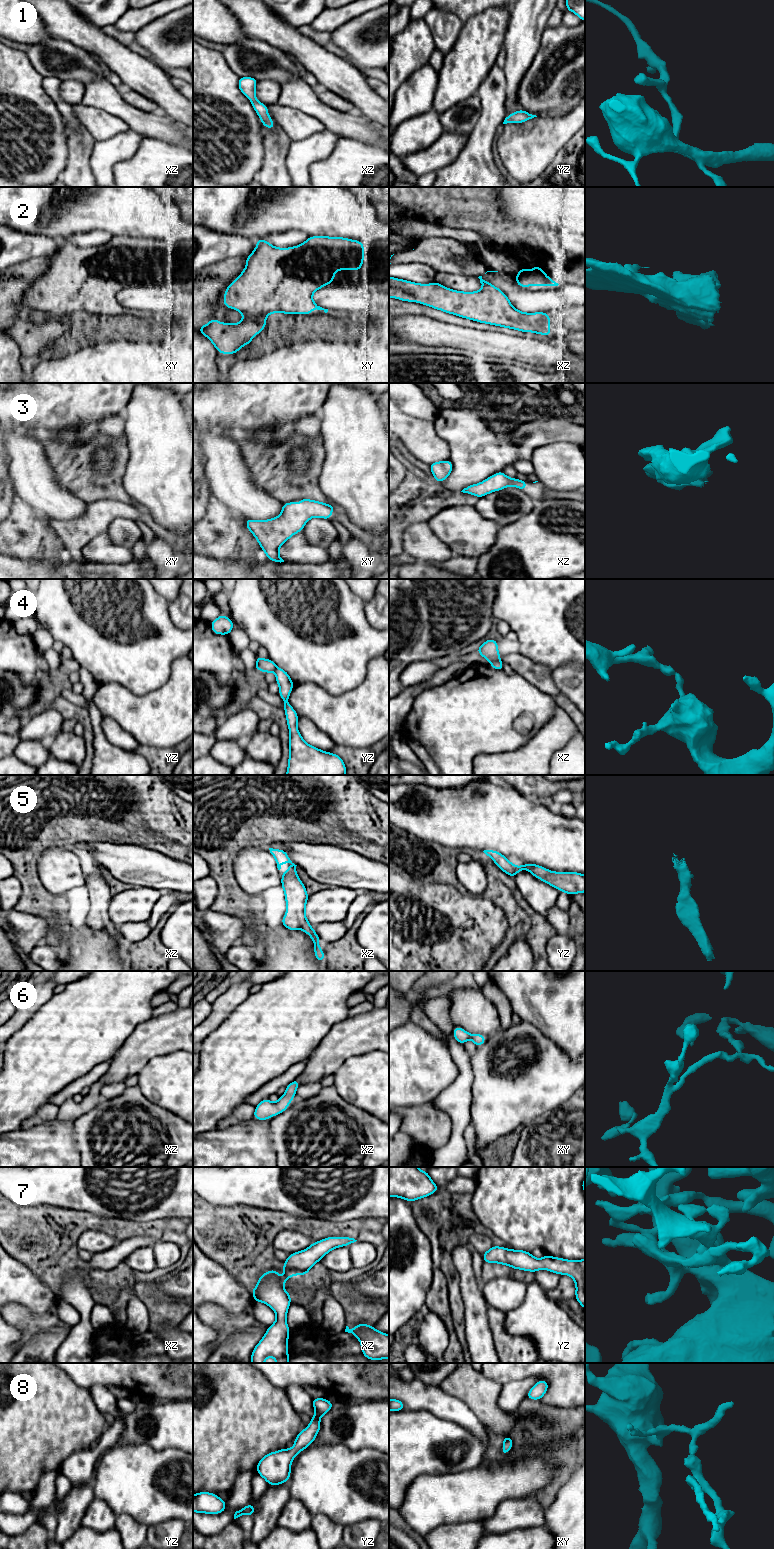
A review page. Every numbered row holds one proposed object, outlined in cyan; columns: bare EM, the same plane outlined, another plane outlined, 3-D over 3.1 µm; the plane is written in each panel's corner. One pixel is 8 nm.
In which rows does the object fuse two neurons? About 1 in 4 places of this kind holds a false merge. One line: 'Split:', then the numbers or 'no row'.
Split: 4

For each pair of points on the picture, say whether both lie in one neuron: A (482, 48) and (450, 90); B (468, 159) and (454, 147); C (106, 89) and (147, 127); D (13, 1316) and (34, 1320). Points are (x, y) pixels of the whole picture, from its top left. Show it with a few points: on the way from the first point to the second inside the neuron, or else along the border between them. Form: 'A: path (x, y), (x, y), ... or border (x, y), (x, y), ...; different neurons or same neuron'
A: path (473, 58), (464, 67), (458, 80); same neuron
B: border (470, 134), (460, 154), (451, 163), (443, 167); different neurons
C: path (115, 100), (136, 119); same neuron
D: path (18, 1316), (24, 1320), (29, 1320); same neuron

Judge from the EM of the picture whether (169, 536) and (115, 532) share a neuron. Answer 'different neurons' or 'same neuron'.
different neurons

